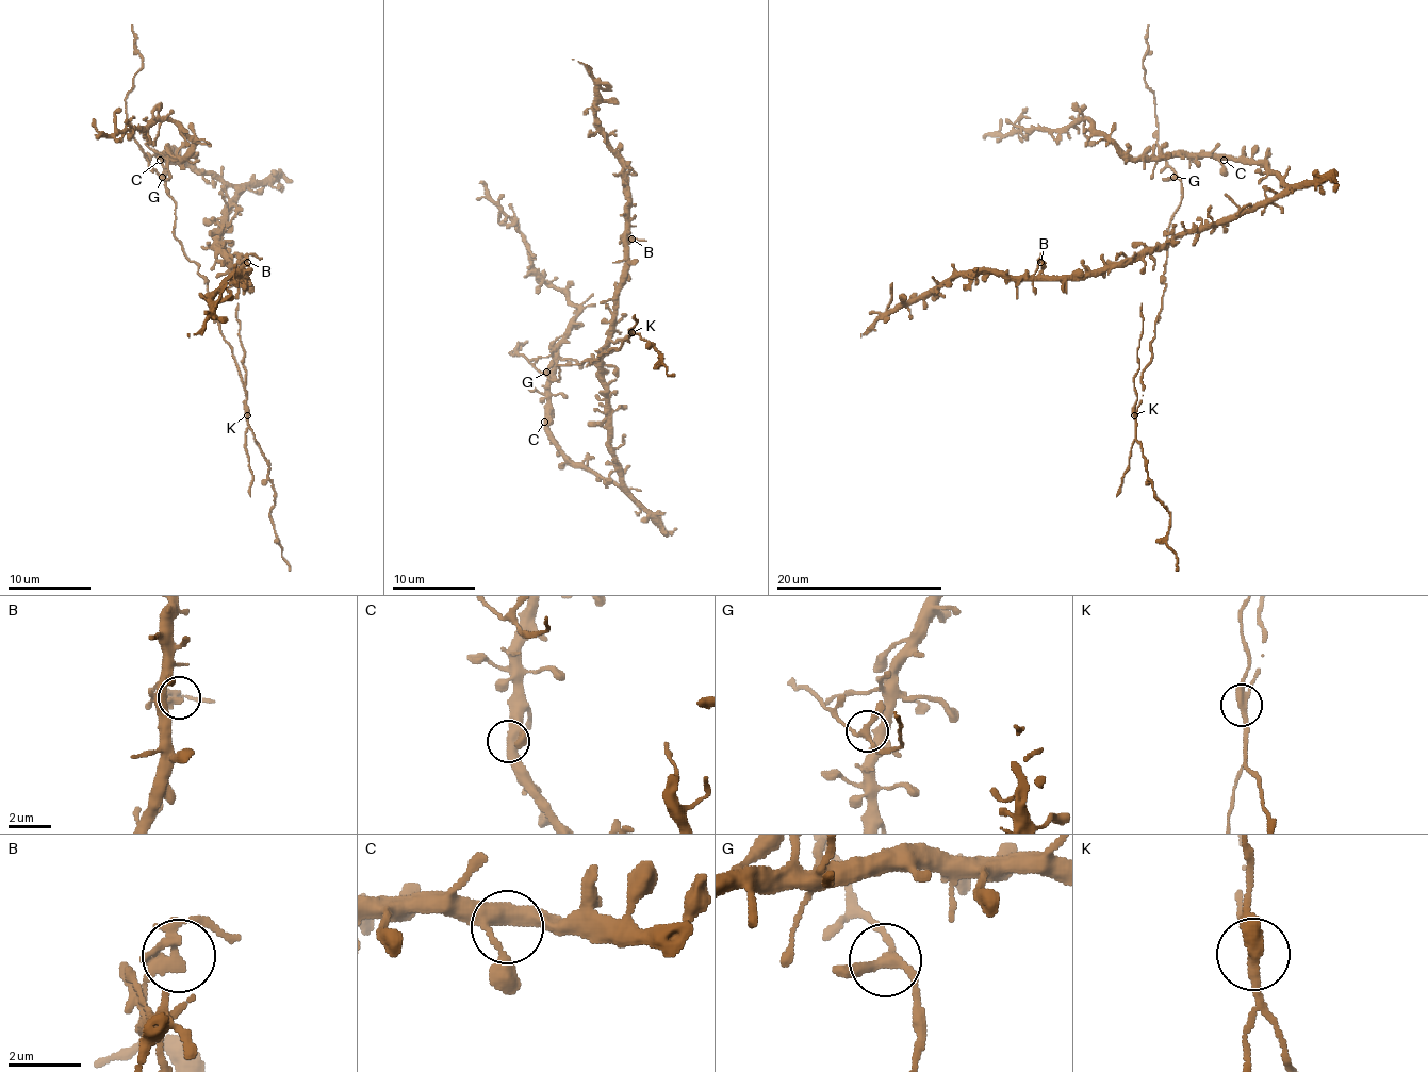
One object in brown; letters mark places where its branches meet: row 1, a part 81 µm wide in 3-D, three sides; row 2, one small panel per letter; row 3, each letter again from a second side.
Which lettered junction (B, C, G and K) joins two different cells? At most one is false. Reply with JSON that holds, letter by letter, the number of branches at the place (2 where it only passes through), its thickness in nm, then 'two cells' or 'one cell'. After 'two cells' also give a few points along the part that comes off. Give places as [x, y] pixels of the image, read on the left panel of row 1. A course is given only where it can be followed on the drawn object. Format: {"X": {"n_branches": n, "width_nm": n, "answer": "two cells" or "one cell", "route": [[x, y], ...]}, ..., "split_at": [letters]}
{"B": {"n_branches": 2, "width_nm": 340, "answer": "one cell"}, "C": {"n_branches": 3, "width_nm": 400, "answer": "one cell"}, "G": {"n_branches": 3, "width_nm": 240, "answer": "one cell"}, "K": {"n_branches": 3, "width_nm": 280, "answer": "two cells", "route": [[247, 414], [238, 303]]}, "split_at": ["K"]}

